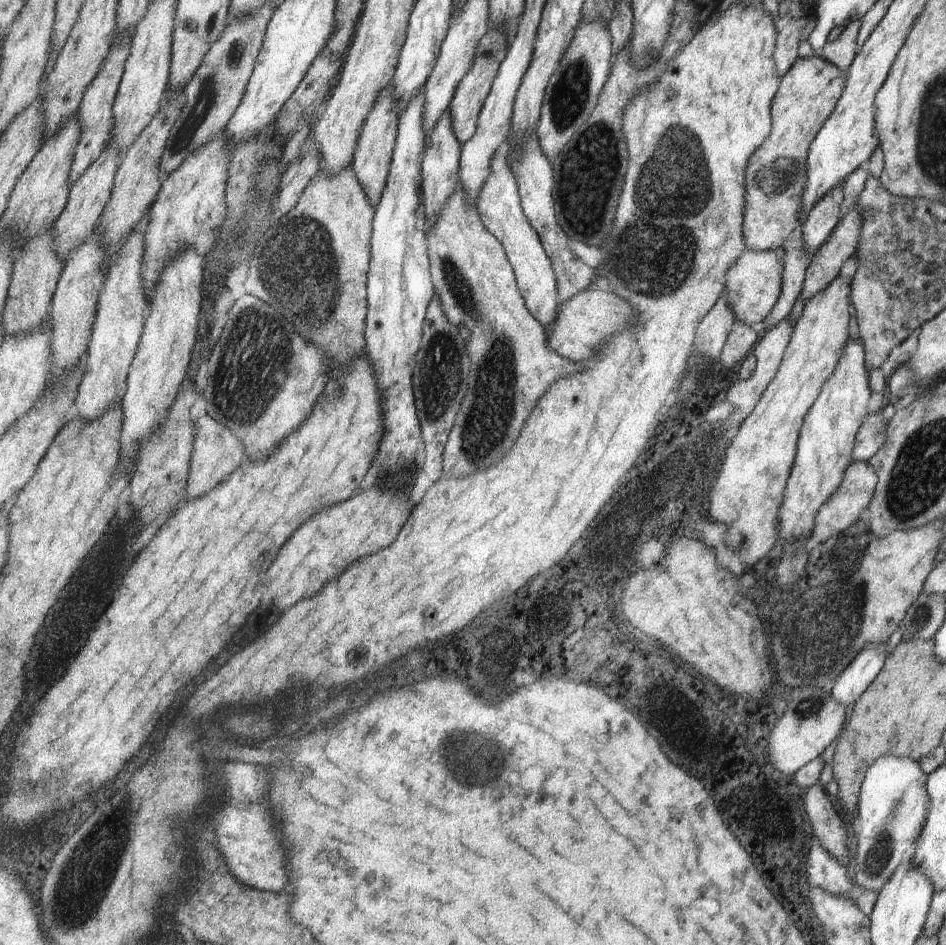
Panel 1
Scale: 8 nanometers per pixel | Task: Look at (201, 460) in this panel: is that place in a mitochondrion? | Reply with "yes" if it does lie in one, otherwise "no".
no

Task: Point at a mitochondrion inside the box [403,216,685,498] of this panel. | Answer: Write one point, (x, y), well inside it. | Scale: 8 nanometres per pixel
(488, 421)

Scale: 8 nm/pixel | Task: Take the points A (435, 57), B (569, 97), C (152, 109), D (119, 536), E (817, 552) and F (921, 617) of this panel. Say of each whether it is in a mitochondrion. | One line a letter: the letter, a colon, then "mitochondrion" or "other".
A: other
B: mitochondrion
C: other
D: other
E: other
F: mitochondrion

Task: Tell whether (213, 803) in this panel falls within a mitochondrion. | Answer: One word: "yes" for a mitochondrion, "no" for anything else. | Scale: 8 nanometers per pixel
no

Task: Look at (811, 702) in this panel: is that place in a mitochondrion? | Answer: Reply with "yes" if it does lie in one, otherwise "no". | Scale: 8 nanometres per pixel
yes

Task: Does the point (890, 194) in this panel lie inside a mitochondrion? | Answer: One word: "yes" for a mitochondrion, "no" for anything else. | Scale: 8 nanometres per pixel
no

